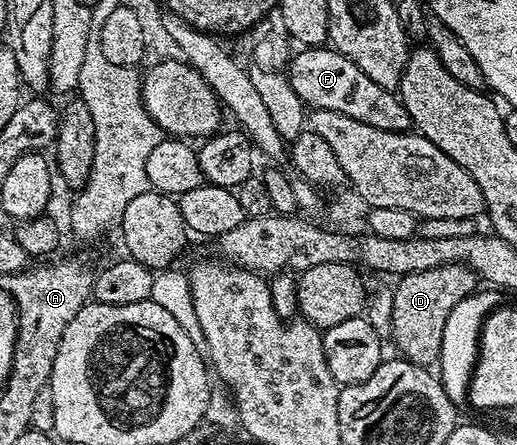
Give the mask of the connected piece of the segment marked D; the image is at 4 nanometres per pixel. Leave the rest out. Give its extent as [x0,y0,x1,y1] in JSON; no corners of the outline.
[390,263,477,368]

